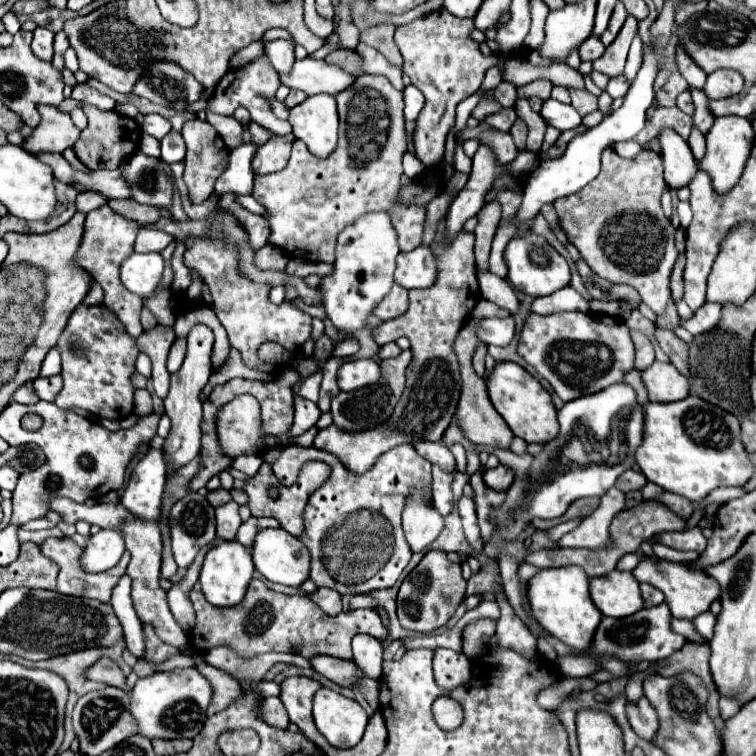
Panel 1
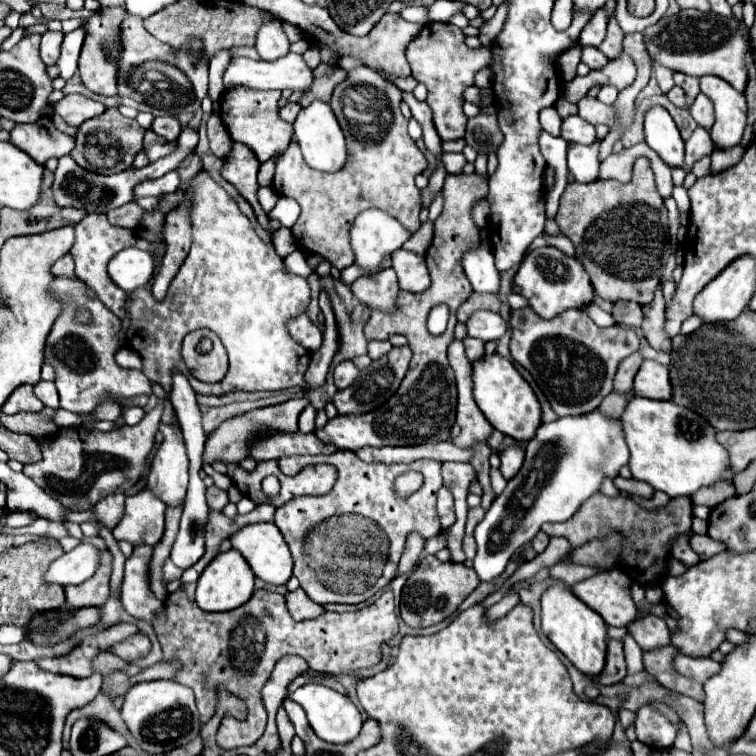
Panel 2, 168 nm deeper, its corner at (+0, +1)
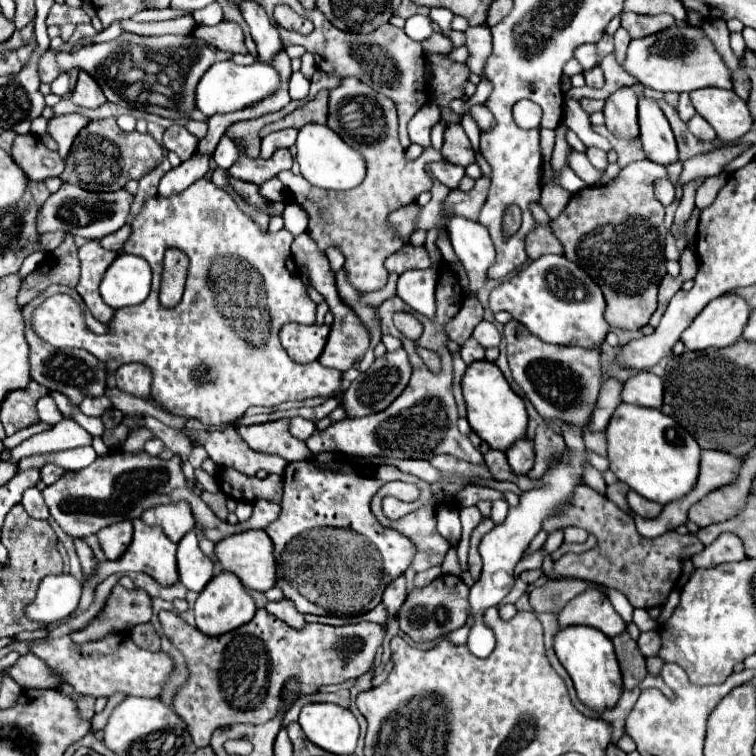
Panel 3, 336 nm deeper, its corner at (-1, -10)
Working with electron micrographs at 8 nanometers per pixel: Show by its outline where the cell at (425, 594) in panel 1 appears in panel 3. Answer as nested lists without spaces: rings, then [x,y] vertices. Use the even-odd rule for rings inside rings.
[[[442,575],[434,579],[428,587],[412,589],[398,613],[400,629],[412,641],[420,641],[420,643],[434,641],[444,633],[460,629],[468,619],[468,591],[470,589],[464,585],[464,581],[454,575]]]

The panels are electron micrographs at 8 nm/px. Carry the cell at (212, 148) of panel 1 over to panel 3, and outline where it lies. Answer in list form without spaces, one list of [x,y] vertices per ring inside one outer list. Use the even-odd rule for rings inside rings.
[[[168,249],[164,257],[162,287],[160,287],[160,303],[164,307],[174,307],[180,303],[186,281],[186,269],[188,269],[188,257],[178,249]]]

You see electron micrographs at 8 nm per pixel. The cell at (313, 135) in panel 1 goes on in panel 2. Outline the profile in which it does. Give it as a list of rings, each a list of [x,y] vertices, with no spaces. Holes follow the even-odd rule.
[[[315,100],[307,108],[301,108],[297,120],[293,122],[293,128],[295,128],[295,138],[301,146],[303,158],[311,168],[321,170],[321,172],[337,172],[345,164],[345,160],[347,160],[345,136],[343,136],[339,122],[327,102]]]

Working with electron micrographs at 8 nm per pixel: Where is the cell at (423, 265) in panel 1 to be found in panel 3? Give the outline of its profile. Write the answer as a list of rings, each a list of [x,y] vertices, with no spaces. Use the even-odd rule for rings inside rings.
[[[422,269],[422,271],[404,271],[398,279],[398,297],[406,301],[414,311],[432,319],[434,305],[434,289],[438,283],[438,271]]]

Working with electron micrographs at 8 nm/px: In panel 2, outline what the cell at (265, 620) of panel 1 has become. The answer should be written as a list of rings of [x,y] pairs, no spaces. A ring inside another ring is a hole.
[[[183,586],[177,592],[169,594],[165,600],[165,618],[155,620],[153,628],[161,642],[163,658],[179,658],[183,662],[183,670],[175,676],[175,680],[195,690],[201,722],[207,722],[215,712],[215,688],[219,684],[227,686],[229,692],[235,692],[247,700],[249,718],[237,724],[237,730],[245,732],[225,734],[223,748],[227,750],[251,746],[261,738],[267,724],[267,712],[261,702],[261,688],[279,658],[297,654],[309,662],[313,672],[329,676],[357,672],[379,664],[381,644],[391,640],[399,630],[391,590],[383,592],[379,602],[373,602],[363,610],[347,614],[325,612],[315,620],[295,622],[285,606],[285,596],[269,590],[255,590],[249,602],[235,610],[203,612],[187,596]]]

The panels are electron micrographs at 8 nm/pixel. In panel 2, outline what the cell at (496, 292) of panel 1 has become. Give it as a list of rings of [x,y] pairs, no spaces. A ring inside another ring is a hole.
[[[481,242],[477,250],[471,250],[463,256],[463,268],[465,274],[479,294],[499,294],[499,270],[493,262],[493,250],[489,248],[489,242]]]

